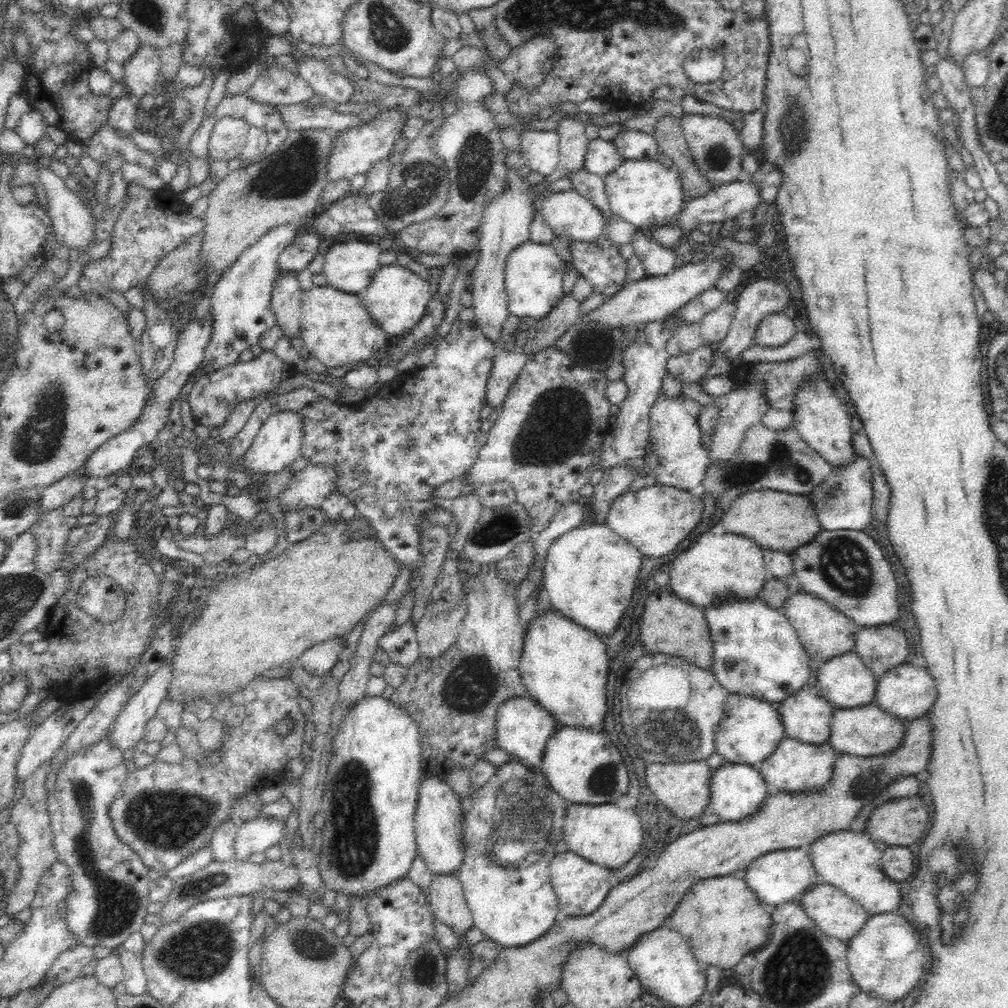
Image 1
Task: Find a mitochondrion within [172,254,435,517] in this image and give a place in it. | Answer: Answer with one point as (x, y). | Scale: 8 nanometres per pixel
(413, 446)

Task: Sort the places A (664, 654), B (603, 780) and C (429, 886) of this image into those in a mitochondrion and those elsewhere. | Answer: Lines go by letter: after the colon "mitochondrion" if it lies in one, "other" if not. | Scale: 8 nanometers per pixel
A: other
B: mitochondrion
C: other

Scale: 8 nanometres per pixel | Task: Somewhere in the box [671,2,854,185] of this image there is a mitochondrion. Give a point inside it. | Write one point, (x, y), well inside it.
(795, 119)

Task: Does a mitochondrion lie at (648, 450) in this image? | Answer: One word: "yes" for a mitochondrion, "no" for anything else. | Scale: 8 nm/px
no

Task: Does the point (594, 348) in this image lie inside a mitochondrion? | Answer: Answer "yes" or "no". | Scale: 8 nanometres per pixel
yes

